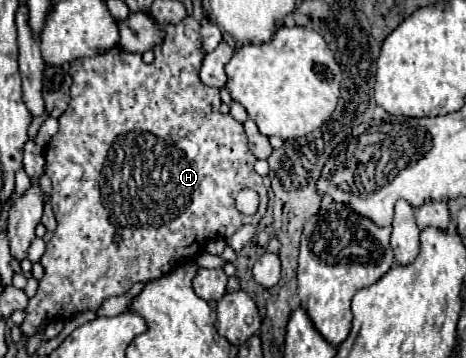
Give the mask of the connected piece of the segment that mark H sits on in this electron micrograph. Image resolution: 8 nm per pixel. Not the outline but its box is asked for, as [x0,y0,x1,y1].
[21,17,267,335]

